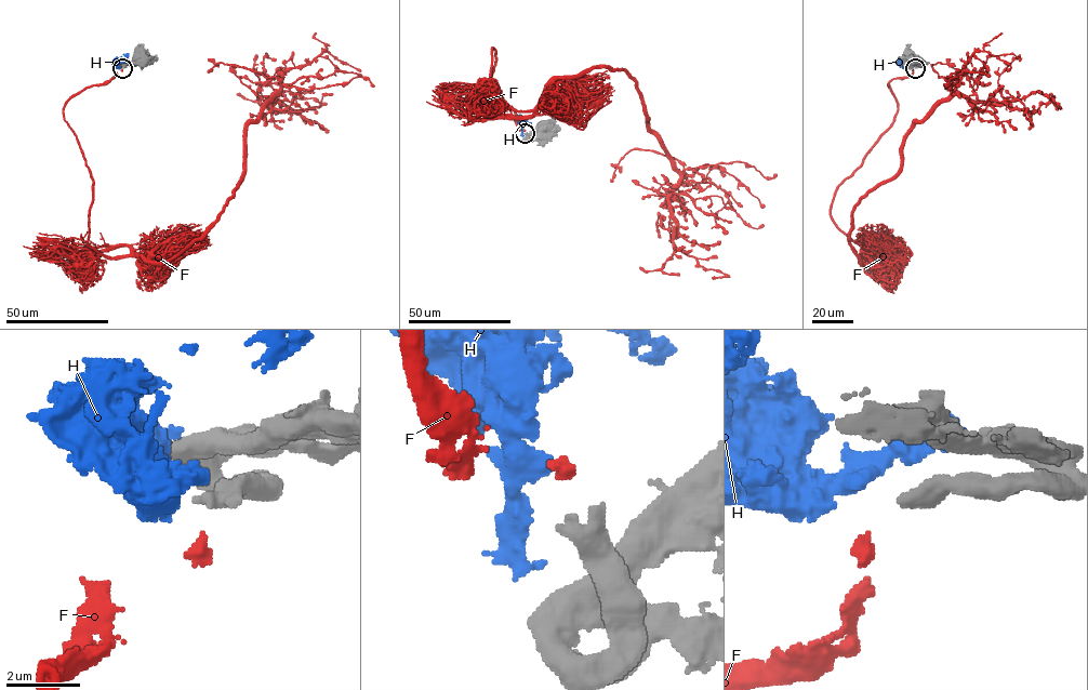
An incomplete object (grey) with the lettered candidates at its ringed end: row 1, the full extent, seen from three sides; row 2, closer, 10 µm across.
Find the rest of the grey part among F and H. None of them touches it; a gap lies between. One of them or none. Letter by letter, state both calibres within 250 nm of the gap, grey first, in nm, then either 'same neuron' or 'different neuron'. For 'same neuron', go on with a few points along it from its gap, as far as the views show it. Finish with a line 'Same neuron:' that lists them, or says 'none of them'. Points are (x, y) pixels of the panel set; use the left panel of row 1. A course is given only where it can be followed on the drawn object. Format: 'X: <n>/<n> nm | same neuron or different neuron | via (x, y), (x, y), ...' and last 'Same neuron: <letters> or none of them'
F: 480/380 nm | same neuron | via (122, 69), (64, 108), (88, 244), (110, 257), (181, 253), (268, 100), (309, 109)
H: 480/550 nm | different neuron
Same neuron: F

